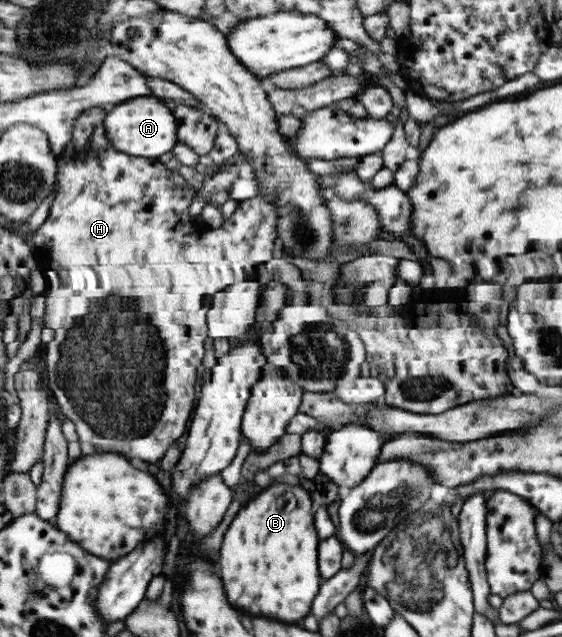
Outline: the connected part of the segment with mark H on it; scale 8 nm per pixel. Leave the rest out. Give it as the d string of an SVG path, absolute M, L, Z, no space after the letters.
M110 106L85 109L79 118L76 118L73 140L65 146L63 154L59 155L56 195L52 201L47 219L32 234L35 252L41 265L41 271L47 279L47 286L43 291L45 296L45 313L40 321L45 328L54 330L54 339L44 348L47 388L56 399L59 413L69 419L75 426L79 440L94 444L99 450L107 452L127 452L133 458L138 458L145 464L159 462L165 452L173 446L177 438L187 433L197 405L197 372L204 364L205 338L209 338L207 328L207 312L213 306L214 296L225 290L227 286L243 282L256 274L258 266L265 265L271 260L273 242L276 240L276 209L275 195L269 197L251 198L241 203L235 214L226 219L224 225L218 229L205 226L200 218L191 216L189 208L195 197L195 190L189 182L181 176L179 170L168 170L159 159L135 157L125 154L125 151L116 150L105 136L104 122L108 116Z

